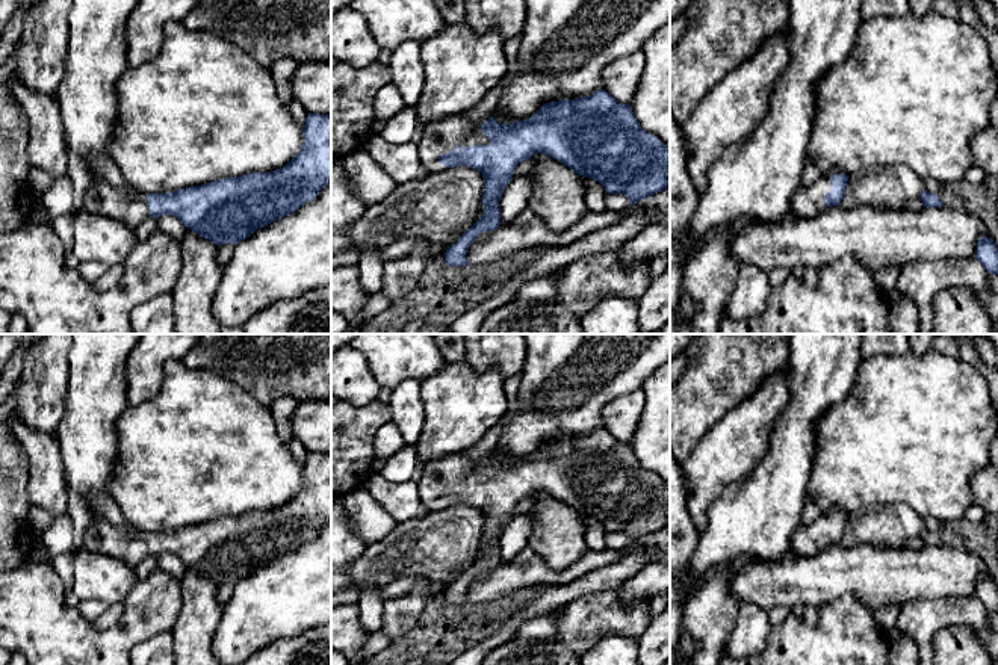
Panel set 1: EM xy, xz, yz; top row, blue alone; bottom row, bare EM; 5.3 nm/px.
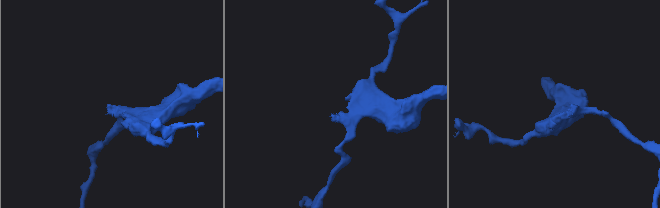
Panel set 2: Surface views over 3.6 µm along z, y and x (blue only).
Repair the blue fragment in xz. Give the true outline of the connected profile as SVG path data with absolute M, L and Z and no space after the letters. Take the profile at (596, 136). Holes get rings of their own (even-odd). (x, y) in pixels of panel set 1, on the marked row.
M605 89L582 98L546 103L529 119L513 124L501 124L493 116L484 125L472 124L464 113L432 121L423 127L417 153L428 175L466 165L478 169L485 181L484 215L464 231L458 242L446 249L445 263L449 266L467 266L466 254L476 236L493 231L501 225L501 196L513 180L516 166L523 160L529 160L534 154L547 154L576 174L597 180L606 193L626 195L632 206L670 187L667 180L670 148L656 136L646 133L631 106L618 103Z

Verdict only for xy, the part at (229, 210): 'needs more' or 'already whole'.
needs more

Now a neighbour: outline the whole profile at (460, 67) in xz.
M466 21L422 41L420 60L425 86L414 109L423 125L466 113L508 74L502 33L476 35Z

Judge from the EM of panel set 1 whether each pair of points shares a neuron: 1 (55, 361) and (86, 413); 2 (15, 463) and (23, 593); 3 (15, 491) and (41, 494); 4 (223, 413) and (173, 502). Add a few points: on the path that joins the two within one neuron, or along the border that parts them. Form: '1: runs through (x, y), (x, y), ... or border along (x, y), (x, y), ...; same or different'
1: border along (70, 349), (67, 405), (62, 416); different
2: border along (29, 559), (15, 569); different
3: border along (27, 457), (27, 496), (32, 505); different
4: runs through (201, 436), (201, 443), (173, 472), (173, 479); same

